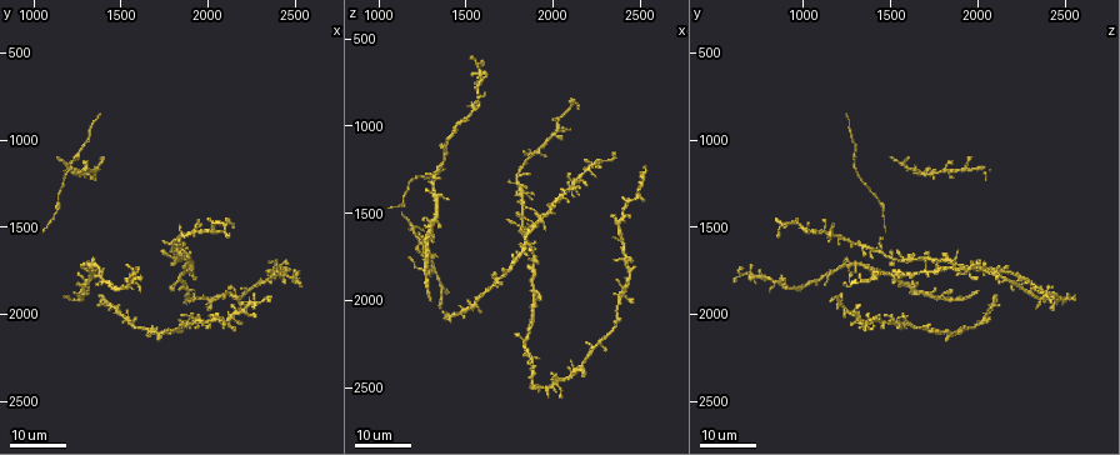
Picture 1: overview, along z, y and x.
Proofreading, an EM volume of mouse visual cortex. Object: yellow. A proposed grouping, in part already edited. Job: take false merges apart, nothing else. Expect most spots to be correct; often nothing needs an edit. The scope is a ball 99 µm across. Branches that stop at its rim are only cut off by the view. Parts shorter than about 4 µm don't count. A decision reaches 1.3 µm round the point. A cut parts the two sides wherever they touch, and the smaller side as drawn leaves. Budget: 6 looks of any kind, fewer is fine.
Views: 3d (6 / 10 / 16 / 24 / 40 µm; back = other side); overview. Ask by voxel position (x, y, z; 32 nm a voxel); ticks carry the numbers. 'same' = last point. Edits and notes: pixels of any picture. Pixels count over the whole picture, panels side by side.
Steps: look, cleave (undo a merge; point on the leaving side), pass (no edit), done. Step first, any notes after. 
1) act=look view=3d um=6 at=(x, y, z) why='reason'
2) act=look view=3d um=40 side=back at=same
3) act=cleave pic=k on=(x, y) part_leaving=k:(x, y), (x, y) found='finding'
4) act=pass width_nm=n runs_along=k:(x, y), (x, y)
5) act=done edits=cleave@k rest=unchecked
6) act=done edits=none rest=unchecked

act=look view=3d um=16 at=(1560, 1760, 680) why='sudden change in width'

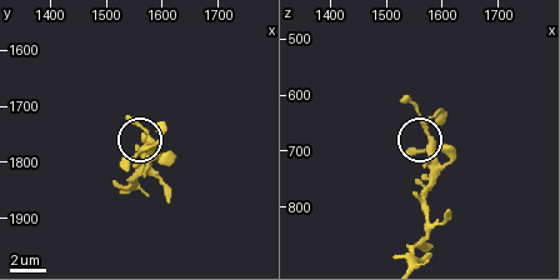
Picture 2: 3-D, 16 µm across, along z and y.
act=look view=3d um=6 at=(1575, 1770, 670) why='zoom in'

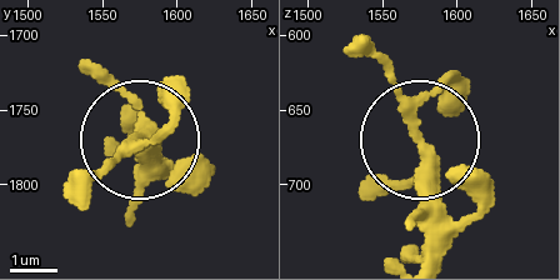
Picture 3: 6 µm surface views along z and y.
act=pass runs_along=3:(421, 250), (430, 190), (418, 119), (363, 39) found='one cell here'

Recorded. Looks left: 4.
act=look view=3d um=16 at=(1560, 1820, 880) why='three arms meet'

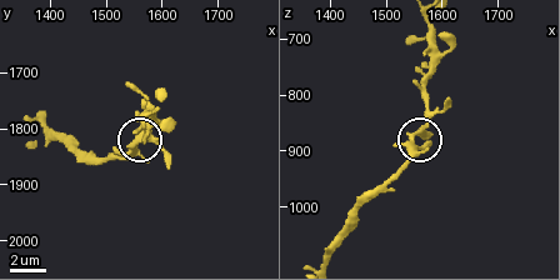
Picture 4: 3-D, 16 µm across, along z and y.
act=look view=3d um=10 at=(1560, 1820, 870)

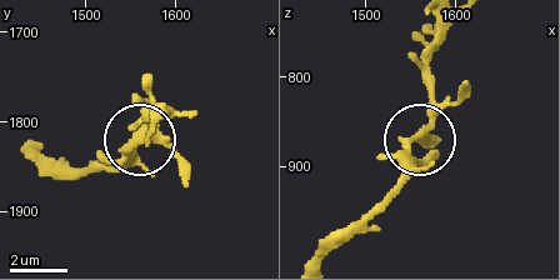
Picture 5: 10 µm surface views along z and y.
act=pass arms=3 runs_along=5:(325, 256), (389, 191), (430, 120), (433, 50) found='continuous, no second cell'

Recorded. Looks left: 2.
act=look view=3d um=16 at=(2100, 1480, 880) why='three arms meet'

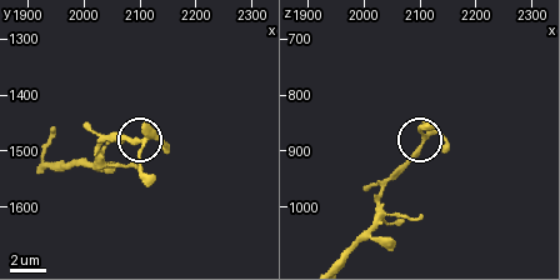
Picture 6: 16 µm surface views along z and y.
act=look view=3d um=10 at=(2090, 1485, 900)

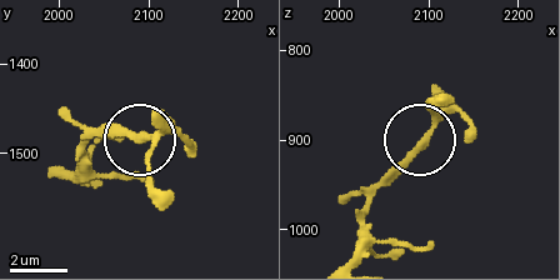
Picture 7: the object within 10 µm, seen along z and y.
act=pass width_nm=210 found='all the same cell'

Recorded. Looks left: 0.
act=done edits=none rest=unchecked

